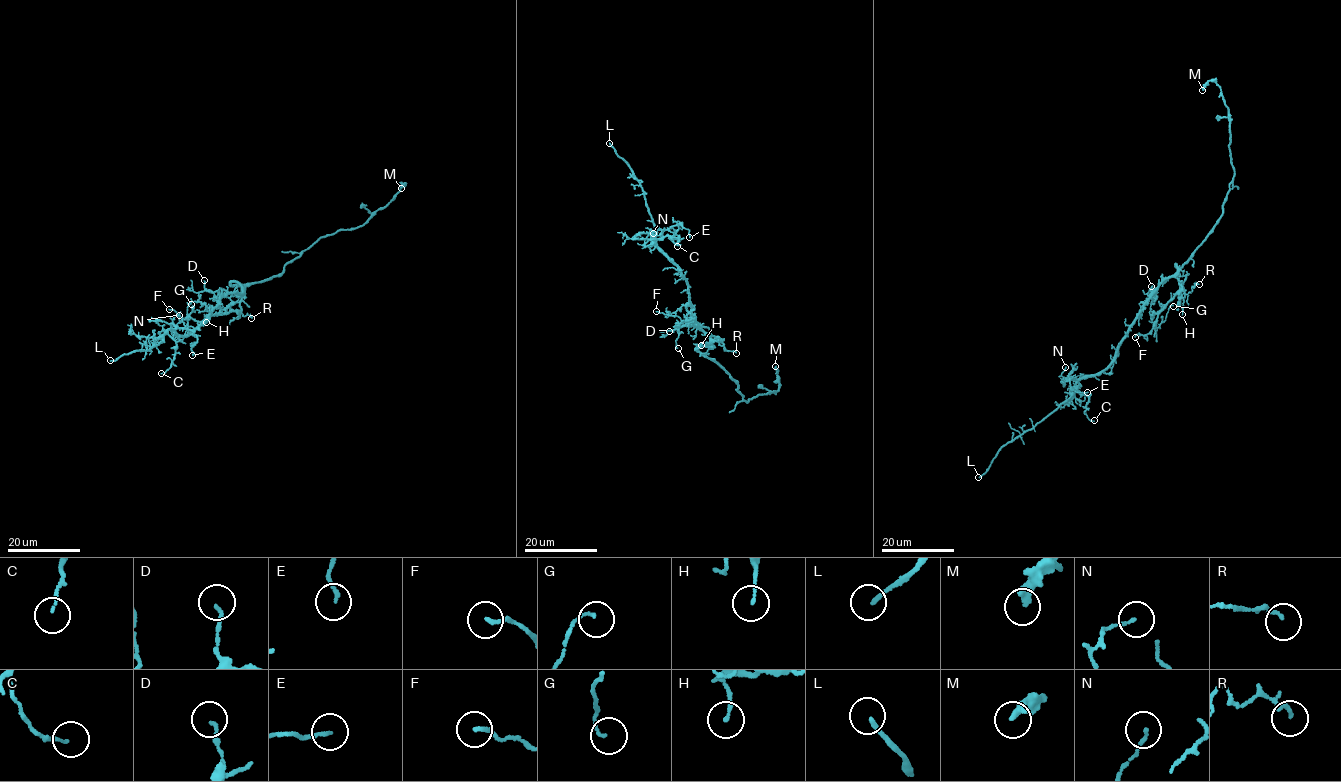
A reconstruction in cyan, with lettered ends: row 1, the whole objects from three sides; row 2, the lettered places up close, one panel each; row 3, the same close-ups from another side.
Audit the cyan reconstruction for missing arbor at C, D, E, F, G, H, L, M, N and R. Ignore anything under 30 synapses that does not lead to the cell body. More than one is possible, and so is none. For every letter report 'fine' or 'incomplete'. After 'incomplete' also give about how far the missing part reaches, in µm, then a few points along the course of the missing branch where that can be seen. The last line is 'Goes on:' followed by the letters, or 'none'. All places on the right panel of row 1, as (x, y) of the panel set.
C: fine
D: fine
E: fine
F: fine
G: fine
H: fine
L: incomplete; about 15 µm are missing; missing branch runs (978, 477), (958, 487), (948, 487)
M: fine
N: fine
R: fine
Goes on: L

